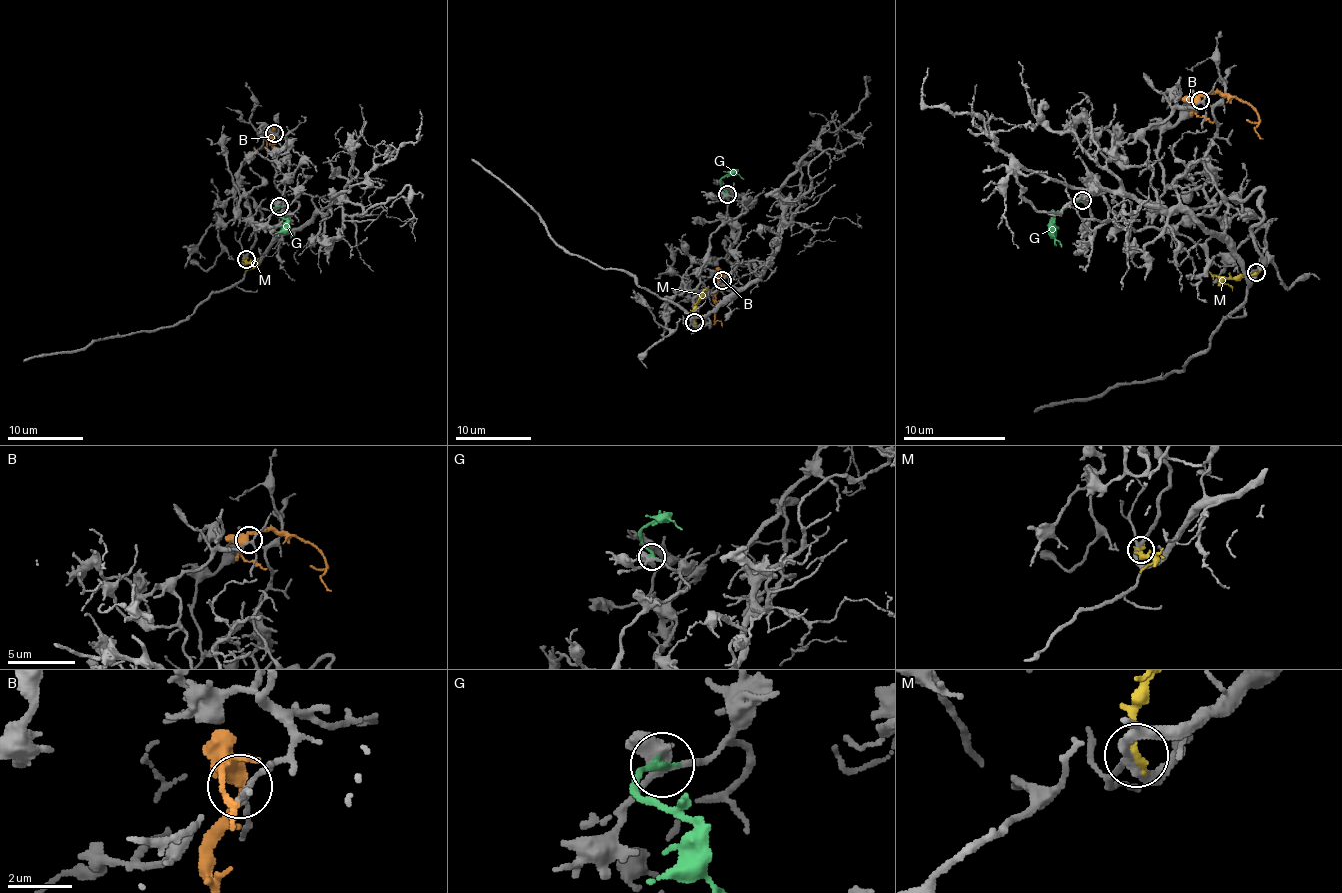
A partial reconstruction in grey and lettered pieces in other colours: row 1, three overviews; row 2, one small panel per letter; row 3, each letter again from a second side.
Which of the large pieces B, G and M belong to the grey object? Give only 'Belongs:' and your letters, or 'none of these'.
Belongs: G

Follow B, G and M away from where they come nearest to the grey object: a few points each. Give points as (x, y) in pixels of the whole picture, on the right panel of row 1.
B: (1201, 99), (1231, 94), (1260, 120), (1257, 122), (1247, 120)
G: (1082, 200), (1059, 210), (1054, 220), (1054, 233), (1062, 246)
M: (1257, 272), (1234, 277), (1208, 272)

